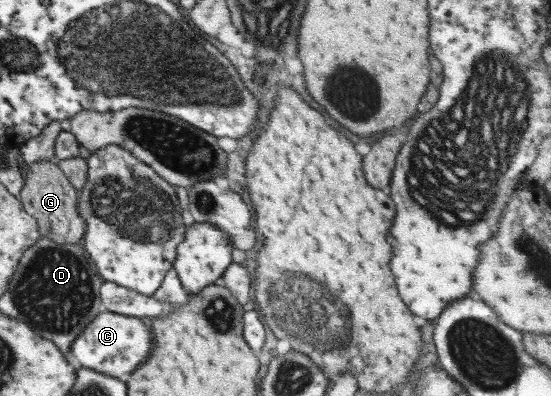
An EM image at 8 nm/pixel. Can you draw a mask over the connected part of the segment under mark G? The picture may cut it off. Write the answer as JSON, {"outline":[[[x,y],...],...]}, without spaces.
{"outline":[[[55,159],[36,161],[28,165],[18,198],[24,211],[36,220],[40,240],[49,240],[58,244],[81,244],[84,221],[76,210],[77,191],[60,171]]]}

